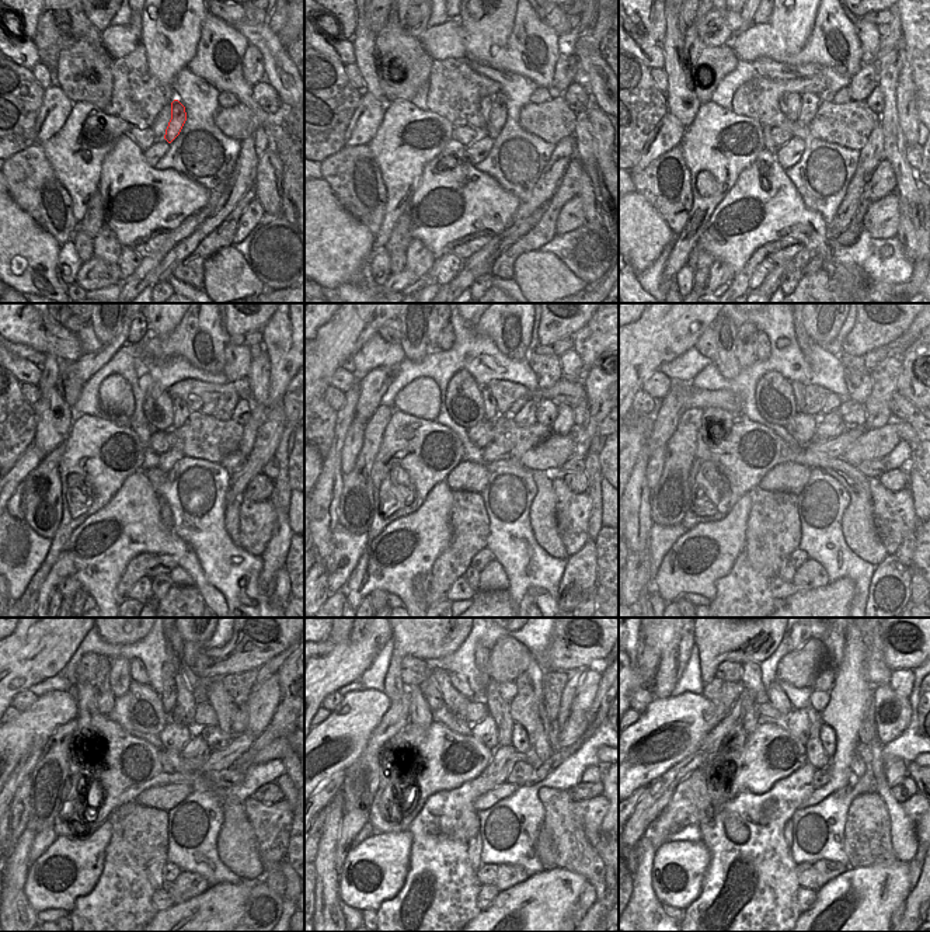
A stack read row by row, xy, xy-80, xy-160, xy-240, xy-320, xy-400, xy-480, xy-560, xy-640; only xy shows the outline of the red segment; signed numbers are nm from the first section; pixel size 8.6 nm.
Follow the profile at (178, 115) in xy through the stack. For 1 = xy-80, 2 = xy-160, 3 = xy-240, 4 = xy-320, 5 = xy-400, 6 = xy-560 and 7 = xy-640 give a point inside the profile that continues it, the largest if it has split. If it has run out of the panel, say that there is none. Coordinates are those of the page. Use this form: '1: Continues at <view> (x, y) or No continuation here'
1: Continues at xy-80 (497, 117)
2: Continues at xy-160 (811, 101)
3: Continues at xy-240 (181, 411)
4: Continues at xy-320 (490, 404)
5: Continues at xy-400 (798, 389)
6: Continues at xy-560 (481, 654)
7: Continues at xy-640 (791, 646).

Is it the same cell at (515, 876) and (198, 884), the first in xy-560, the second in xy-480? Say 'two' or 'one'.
one

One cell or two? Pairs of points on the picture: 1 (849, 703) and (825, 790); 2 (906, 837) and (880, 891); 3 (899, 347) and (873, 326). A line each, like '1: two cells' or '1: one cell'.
1: one cell
2: two cells
3: two cells

